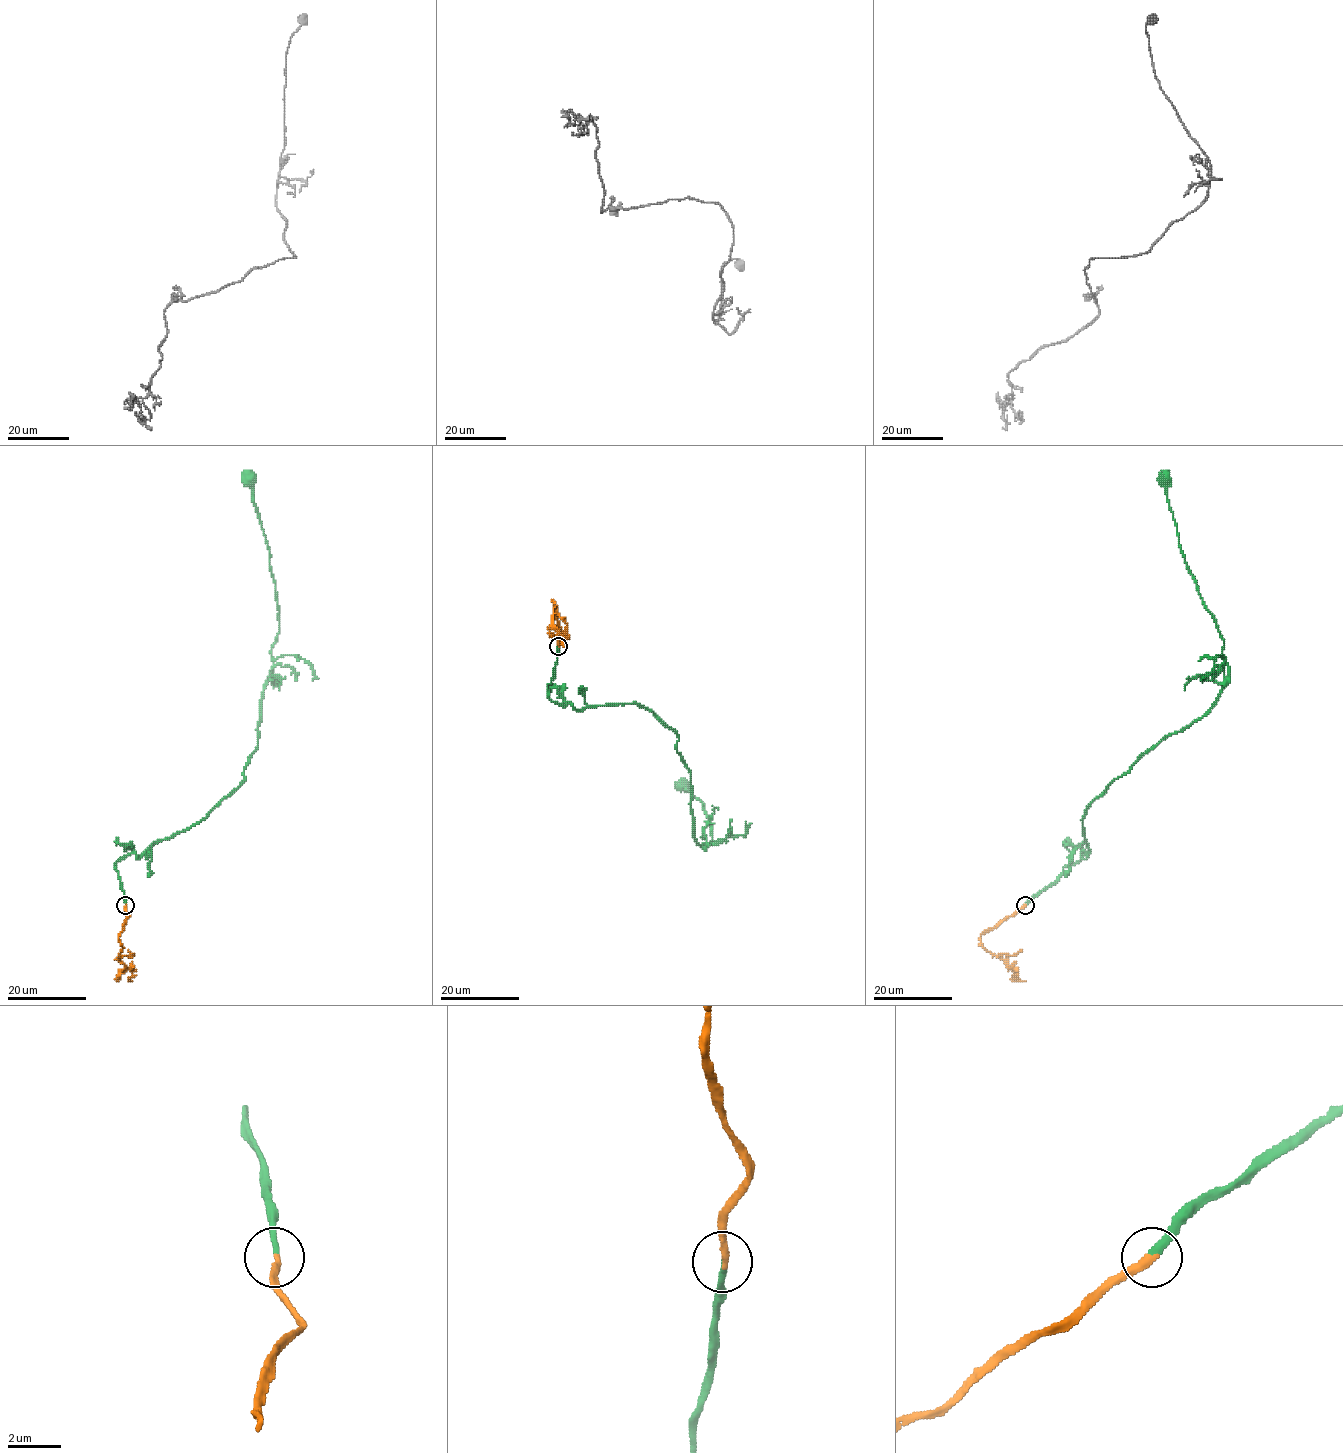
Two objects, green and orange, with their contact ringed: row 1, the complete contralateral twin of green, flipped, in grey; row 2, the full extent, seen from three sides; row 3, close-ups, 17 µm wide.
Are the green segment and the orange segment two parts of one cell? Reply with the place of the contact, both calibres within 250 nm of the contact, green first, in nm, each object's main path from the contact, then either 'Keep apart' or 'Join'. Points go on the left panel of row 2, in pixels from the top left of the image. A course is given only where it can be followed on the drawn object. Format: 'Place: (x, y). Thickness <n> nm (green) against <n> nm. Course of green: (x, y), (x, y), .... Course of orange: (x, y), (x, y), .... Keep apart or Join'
Place: (125, 905). Thickness 240 nm (green) against 280 nm. Course of green: (125, 905), (115, 864), (204, 818), (244, 780), (257, 749), (279, 619), (244, 470). Course of orange: (125, 906), (128, 916), (119, 936), (120, 960), (132, 971), (131, 981). Join

